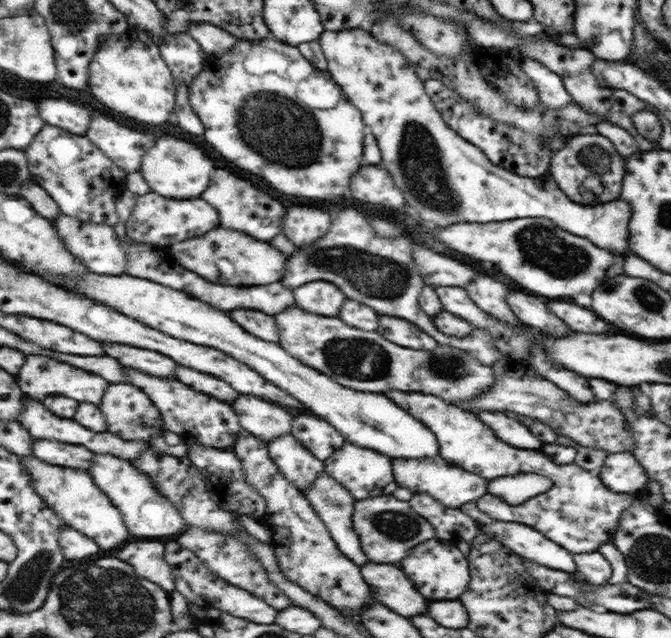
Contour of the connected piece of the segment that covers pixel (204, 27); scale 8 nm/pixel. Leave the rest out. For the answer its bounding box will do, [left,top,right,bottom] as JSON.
[188,23,239,57]

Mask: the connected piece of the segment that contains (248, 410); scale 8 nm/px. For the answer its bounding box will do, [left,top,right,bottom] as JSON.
[230,394,293,444]

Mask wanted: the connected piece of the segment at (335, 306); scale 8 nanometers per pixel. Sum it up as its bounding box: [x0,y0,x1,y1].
[293,282,346,316]

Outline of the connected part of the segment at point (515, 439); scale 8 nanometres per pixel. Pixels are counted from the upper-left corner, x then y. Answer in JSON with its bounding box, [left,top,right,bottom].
[478,412,542,448]

